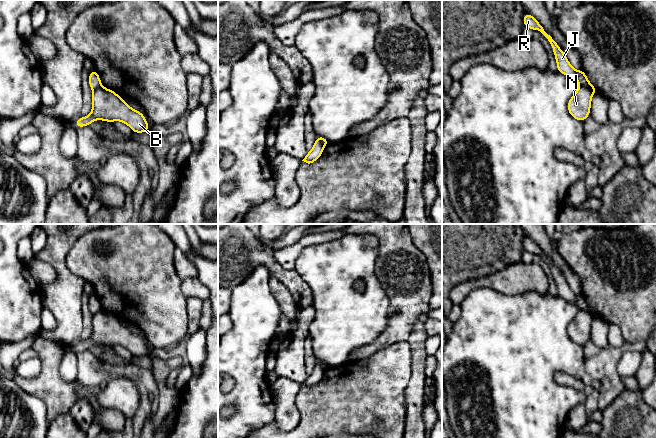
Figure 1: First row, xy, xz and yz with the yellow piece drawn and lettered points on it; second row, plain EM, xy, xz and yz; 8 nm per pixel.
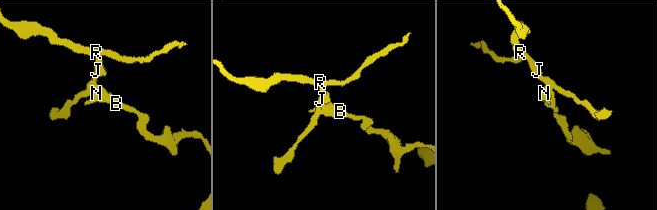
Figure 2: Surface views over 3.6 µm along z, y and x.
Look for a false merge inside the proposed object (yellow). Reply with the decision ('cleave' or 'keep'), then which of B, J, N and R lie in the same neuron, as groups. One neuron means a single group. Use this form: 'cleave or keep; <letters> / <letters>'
cleave; B N / J R

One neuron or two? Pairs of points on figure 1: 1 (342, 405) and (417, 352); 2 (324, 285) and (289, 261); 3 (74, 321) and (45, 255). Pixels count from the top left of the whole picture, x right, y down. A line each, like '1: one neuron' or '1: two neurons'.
1: two neurons
2: two neurons
3: one neuron

